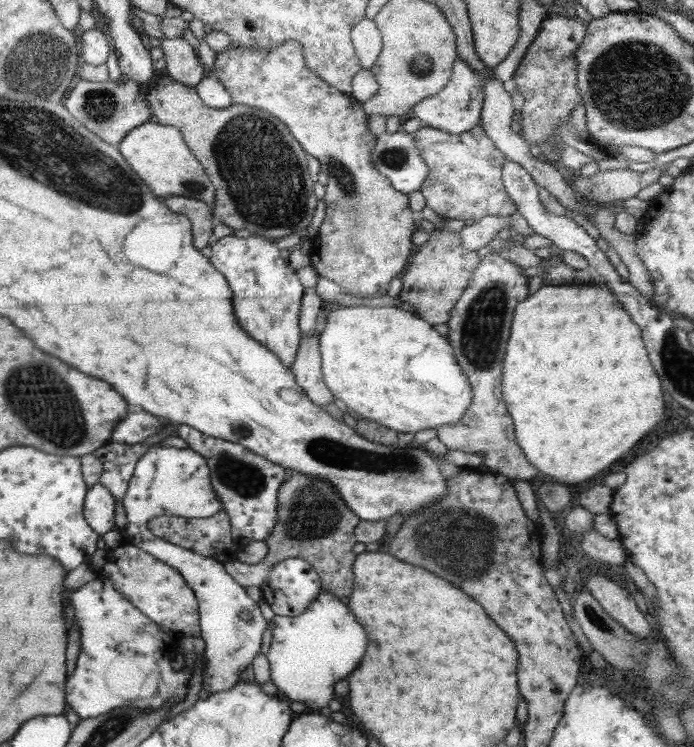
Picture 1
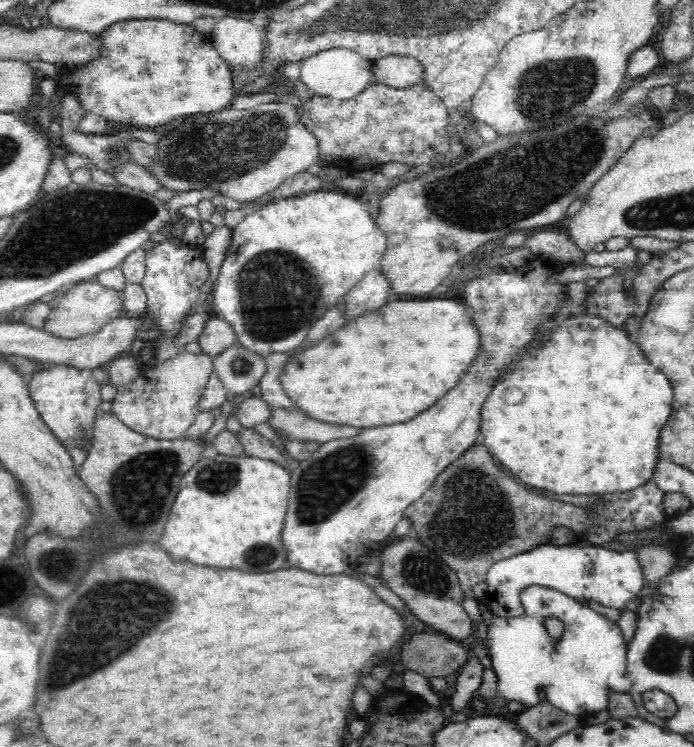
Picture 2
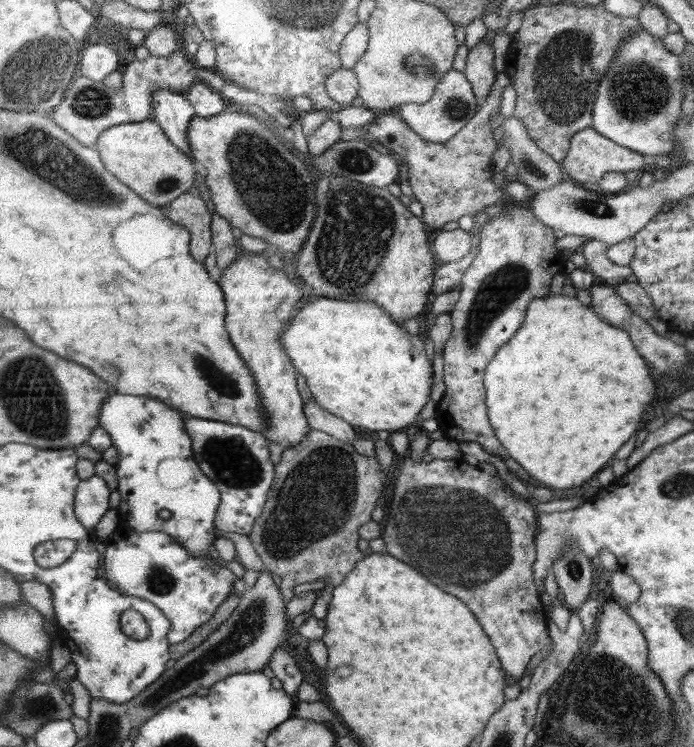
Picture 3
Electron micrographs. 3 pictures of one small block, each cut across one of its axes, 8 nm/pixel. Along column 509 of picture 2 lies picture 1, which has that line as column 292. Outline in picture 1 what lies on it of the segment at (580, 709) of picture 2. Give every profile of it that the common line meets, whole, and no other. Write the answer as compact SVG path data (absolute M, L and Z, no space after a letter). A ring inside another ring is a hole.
M320 590L310 607L298 617L274 616L273 627L272 644L266 655L272 671L270 680L288 699L304 701L308 712L319 712L332 700L334 684L340 678L346 678L364 656L364 628L356 622L346 605L326 590Z

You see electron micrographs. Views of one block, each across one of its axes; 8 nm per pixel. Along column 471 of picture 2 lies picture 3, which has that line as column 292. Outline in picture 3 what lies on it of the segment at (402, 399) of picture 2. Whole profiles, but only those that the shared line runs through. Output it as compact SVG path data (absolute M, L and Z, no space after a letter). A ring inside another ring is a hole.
M319 298L314 302L302 303L301 306L302 308L297 308L294 312L294 318L290 320L288 328L280 333L280 344L282 344L284 352L288 354L292 366L296 368L301 385L310 386L310 388L306 389L310 390L314 400L324 410L328 410L334 416L342 418L348 424L362 426L362 428L368 428L370 431L388 430L390 433L393 433L410 426L430 399L434 383L434 369L431 362L427 359L426 349L424 348L425 343L422 341L422 338L419 335L414 336L408 333L402 326L398 328L398 324L392 320L391 316L386 314L382 308L378 308L376 304L372 304L372 302L336 302L336 300L330 300L330 298Z

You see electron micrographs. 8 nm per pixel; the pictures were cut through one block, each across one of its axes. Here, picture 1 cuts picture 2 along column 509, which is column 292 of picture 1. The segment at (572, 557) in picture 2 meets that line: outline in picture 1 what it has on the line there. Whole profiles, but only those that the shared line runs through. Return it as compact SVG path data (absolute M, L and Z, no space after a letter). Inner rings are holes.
M286 558L270 570L268 578L260 584L260 589L263 592L263 601L270 605L277 616L295 618L303 614L318 597L321 582L317 572L306 560Z

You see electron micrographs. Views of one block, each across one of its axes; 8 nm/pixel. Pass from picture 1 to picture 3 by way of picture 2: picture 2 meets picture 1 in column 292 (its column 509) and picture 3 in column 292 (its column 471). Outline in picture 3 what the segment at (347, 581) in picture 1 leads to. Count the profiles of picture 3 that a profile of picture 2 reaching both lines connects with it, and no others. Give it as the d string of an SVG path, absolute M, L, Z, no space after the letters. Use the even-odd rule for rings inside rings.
M312 428L300 444L284 449L282 459L274 465L274 470L274 481L268 491L268 498L262 513L254 519L254 527L249 534L252 546L266 570L282 578L282 592L286 600L294 597L293 588L297 584L315 582L318 578L323 578L327 589L332 590L332 584L342 582L354 564L370 554L358 549L358 529L371 521L376 502L382 498L388 472L382 469L376 456L360 456L352 445Z

